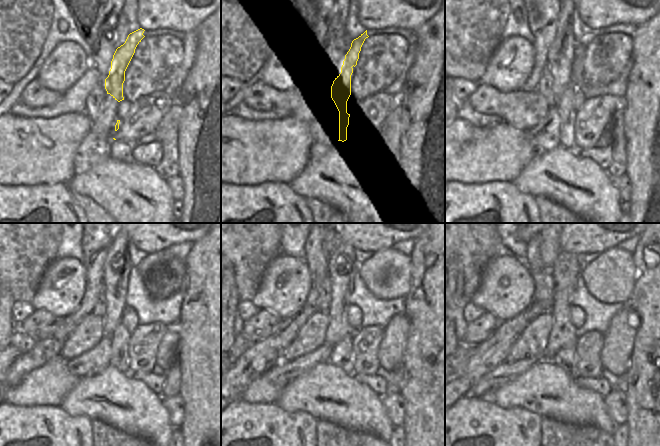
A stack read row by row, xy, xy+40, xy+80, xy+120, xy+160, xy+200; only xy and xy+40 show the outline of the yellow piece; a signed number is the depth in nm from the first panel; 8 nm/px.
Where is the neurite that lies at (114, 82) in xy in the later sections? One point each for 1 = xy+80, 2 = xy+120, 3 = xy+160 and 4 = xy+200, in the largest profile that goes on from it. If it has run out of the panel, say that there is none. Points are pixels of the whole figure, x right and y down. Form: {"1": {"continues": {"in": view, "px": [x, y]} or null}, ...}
{"1": {"continues": {"in": "xy+80", "px": [567, 112]}}, "2": {"continues": {"in": "xy+120", "px": [119, 358]}}, "3": {"continues": {"in": "xy+160", "px": [341, 356]}}, "4": {"continues": {"in": "xy+200", "px": [566, 358]}}}

